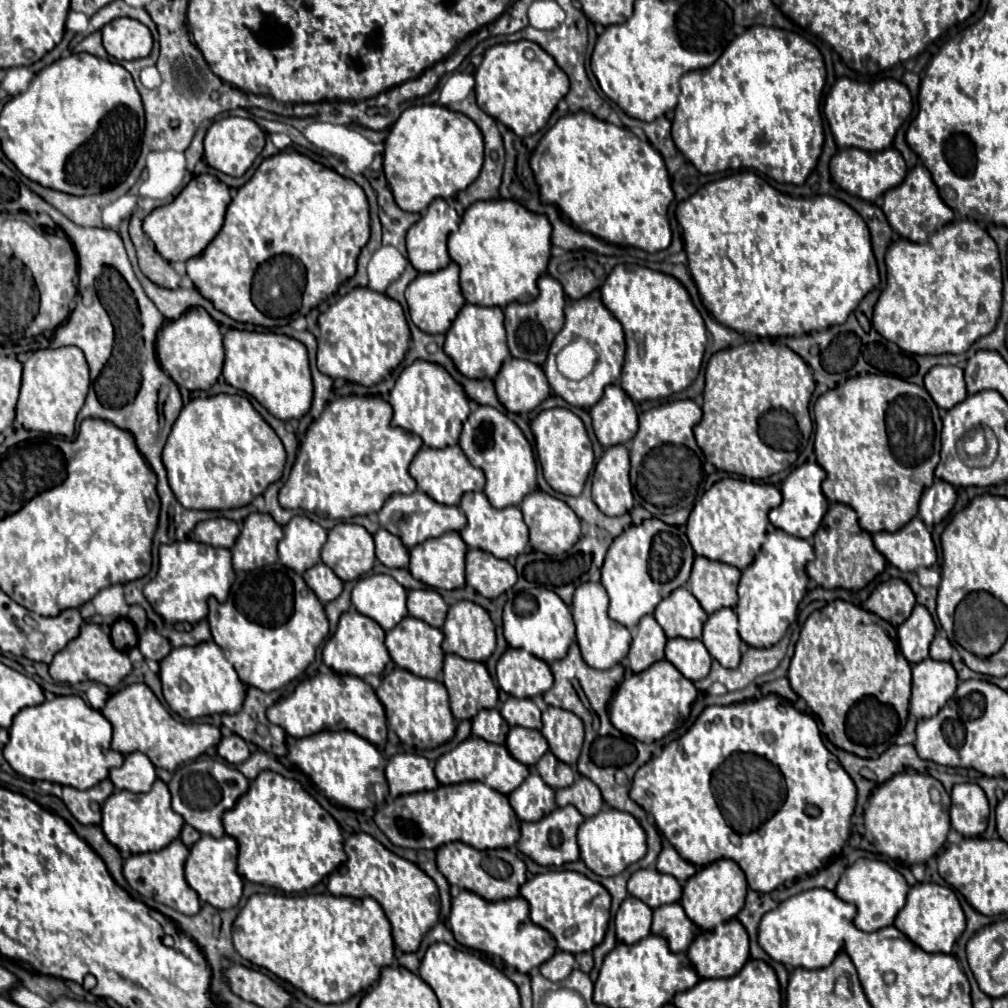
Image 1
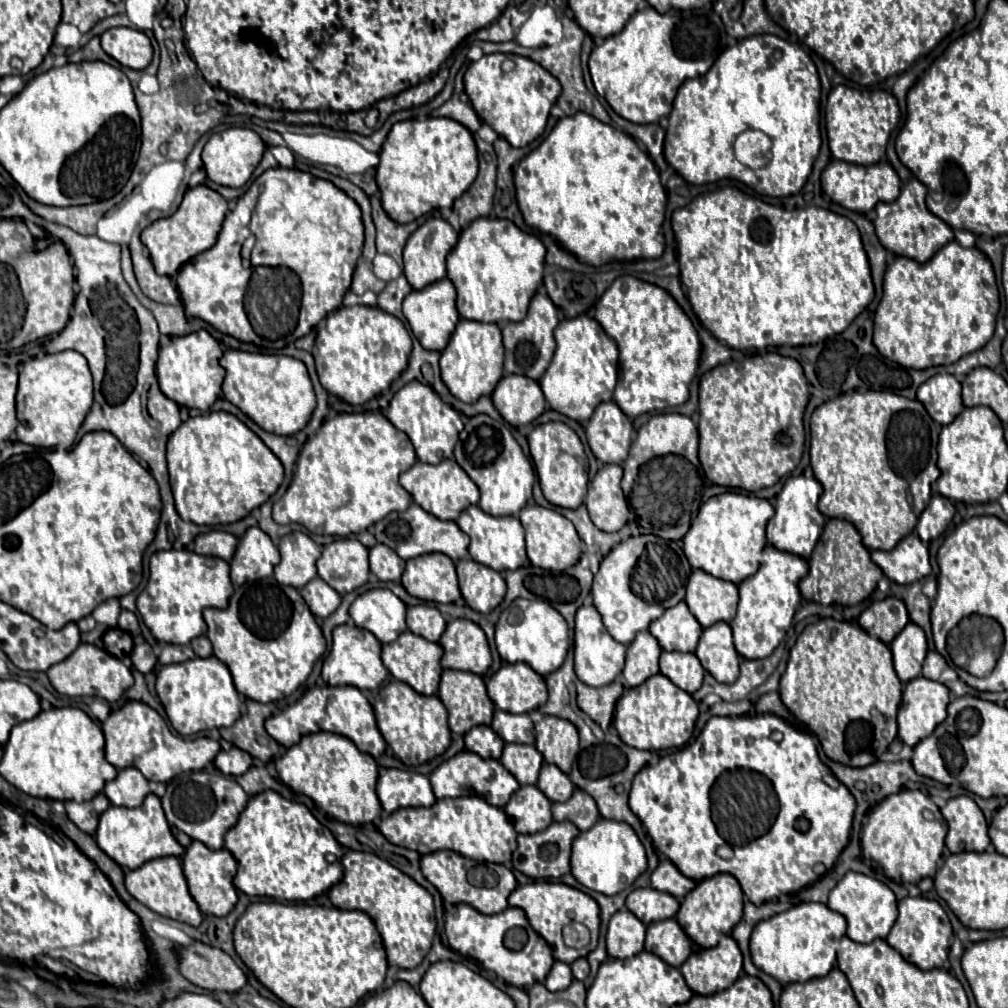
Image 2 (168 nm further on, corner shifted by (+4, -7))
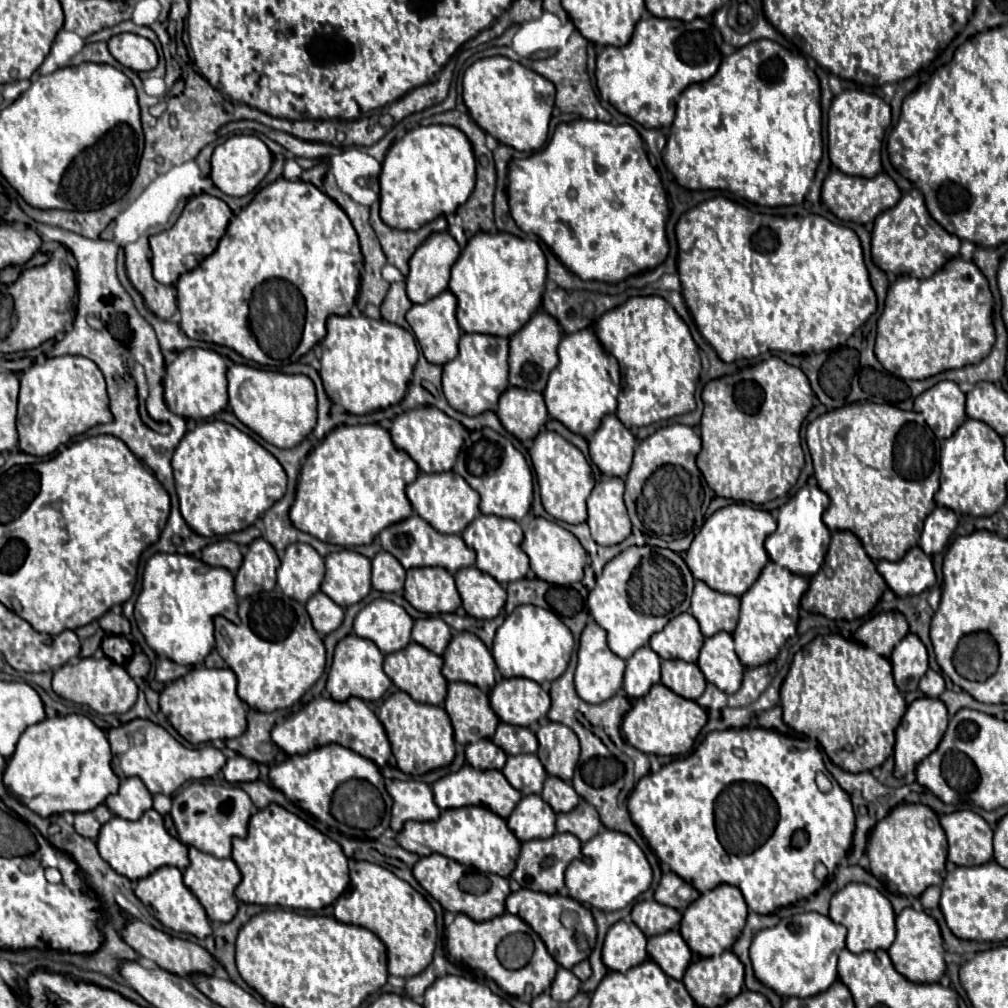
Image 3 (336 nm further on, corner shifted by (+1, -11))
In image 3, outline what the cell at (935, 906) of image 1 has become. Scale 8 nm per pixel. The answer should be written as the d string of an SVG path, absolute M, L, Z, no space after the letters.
M905 908L897 916L897 938L887 950L895 970L915 984L931 984L939 982L945 974L945 948L937 922L927 912L917 912L913 908Z

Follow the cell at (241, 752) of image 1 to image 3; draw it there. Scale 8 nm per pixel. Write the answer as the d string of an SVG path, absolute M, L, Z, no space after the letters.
M237 754L227 760L223 768L223 776L229 784L243 784L243 782L253 782L259 778L259 768L257 762Z

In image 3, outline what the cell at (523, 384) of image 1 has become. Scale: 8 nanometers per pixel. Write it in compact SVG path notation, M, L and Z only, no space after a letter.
M509 388L503 392L497 416L503 428L521 442L535 438L549 420L543 396L523 388Z

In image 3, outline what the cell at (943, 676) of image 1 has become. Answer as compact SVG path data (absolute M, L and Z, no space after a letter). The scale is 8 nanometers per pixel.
M919 698L907 708L901 724L897 726L897 742L895 742L895 754L893 754L895 758L893 774L897 778L903 778L907 772L915 770L921 760L925 760L931 752L935 752L935 748L943 738L947 722L949 722L947 708L937 698Z

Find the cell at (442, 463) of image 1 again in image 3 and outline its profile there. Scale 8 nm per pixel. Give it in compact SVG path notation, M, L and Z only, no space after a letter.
M421 472L413 484L407 486L407 498L413 504L415 514L427 520L437 532L461 534L463 528L479 516L479 494L455 472L425 474Z

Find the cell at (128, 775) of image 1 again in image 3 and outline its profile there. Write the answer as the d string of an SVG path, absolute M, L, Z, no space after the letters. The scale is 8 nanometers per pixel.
M127 778L121 782L119 792L111 794L105 804L111 814L123 820L139 820L139 816L153 806L153 800L139 778Z

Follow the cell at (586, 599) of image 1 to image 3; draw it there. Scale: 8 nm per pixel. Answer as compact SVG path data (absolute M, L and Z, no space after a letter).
M593 620L585 626L579 642L579 662L575 670L575 692L581 700L589 704L599 704L603 700L609 700L611 696L617 694L617 690L623 684L623 672L625 672L625 662L615 656L605 640L605 630L599 628Z

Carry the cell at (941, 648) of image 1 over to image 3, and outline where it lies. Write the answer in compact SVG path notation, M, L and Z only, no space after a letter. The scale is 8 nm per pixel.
M929 670L929 672L921 678L921 682L919 682L919 690L921 690L925 696L929 696L929 698L937 698L937 696L945 690L945 680L943 680L943 676L941 676L939 672Z

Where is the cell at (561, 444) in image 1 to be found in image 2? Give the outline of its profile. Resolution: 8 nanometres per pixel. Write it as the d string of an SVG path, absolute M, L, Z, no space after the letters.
M548 422L532 430L532 434L528 436L528 444L544 498L560 508L578 508L584 502L588 486L588 458L576 432L562 422Z

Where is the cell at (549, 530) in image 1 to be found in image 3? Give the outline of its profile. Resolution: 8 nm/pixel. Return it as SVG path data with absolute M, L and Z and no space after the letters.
M533 518L529 528L525 530L523 552L529 556L531 570L537 574L539 580L545 580L545 582L557 584L557 586L569 586L573 582L583 580L587 552L579 544L579 540L569 530L559 526L557 522L551 522L545 518Z

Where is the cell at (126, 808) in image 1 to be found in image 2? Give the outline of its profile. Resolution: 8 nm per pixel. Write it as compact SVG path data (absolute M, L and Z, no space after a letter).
M148 794L144 804L138 808L110 806L100 816L100 824L96 830L96 842L112 860L116 860L122 868L128 868L128 870L134 870L154 858L184 854L184 848L174 838L170 824L164 816L164 810L160 806L160 798L156 794Z

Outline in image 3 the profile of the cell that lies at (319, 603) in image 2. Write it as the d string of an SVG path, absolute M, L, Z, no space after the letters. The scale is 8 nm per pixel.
M317 592L309 602L307 602L307 612L311 616L313 628L321 634L327 636L333 630L337 630L343 622L343 608L335 604L327 594Z

